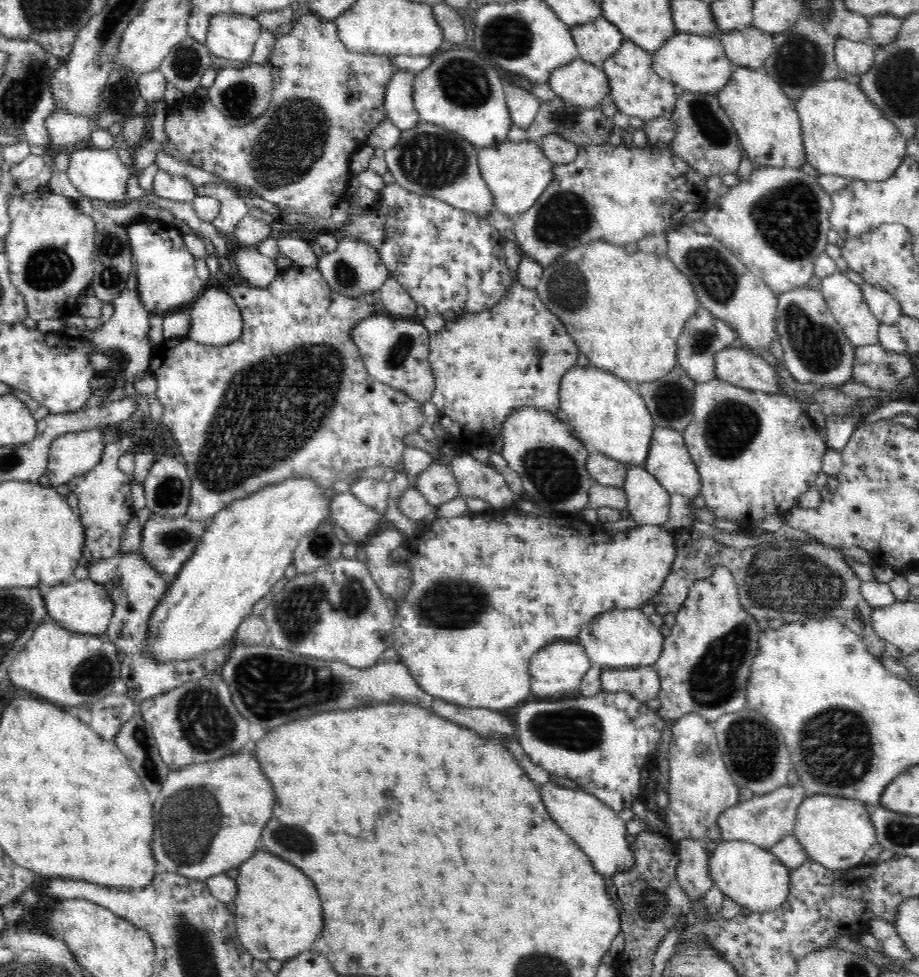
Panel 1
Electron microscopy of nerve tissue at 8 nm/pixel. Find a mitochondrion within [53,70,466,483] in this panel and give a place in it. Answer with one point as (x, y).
(292, 143)

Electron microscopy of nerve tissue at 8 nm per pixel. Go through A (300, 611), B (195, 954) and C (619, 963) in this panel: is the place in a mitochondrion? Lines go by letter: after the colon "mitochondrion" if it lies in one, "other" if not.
A: mitochondrion
B: mitochondrion
C: other

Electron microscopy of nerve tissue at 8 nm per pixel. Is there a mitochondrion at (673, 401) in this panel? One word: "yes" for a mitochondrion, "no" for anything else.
yes

